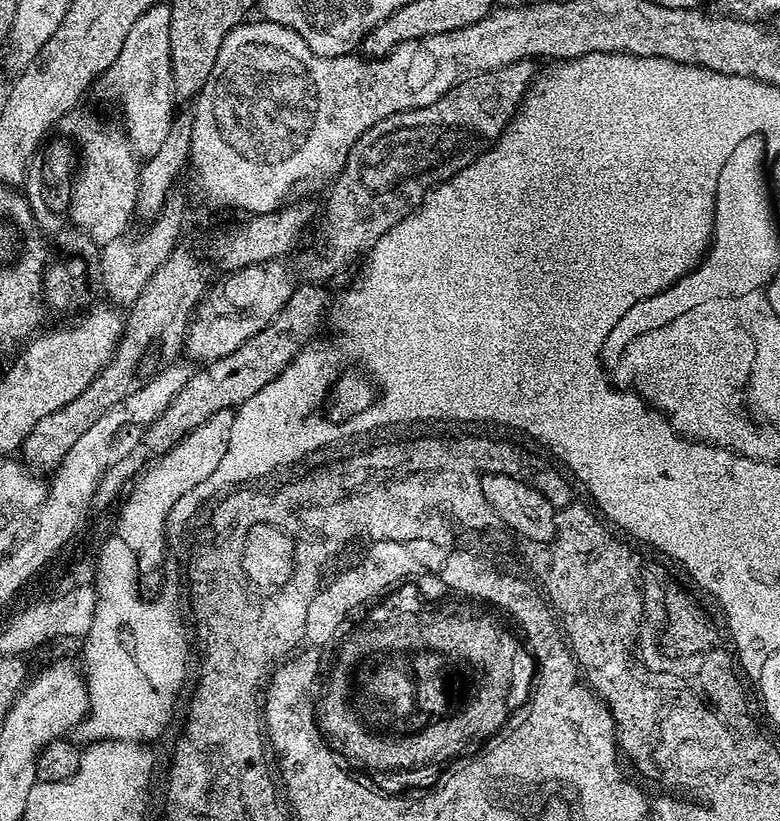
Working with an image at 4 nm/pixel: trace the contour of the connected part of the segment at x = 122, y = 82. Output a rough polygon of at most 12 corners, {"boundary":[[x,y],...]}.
{"boundary":[[170,14],[130,26],[102,85],[120,96],[137,157],[161,149],[174,115]]}

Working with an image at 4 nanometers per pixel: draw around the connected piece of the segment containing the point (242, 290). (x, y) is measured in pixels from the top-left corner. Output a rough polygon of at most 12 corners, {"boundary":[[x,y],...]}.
{"boundary":[[283,259],[229,271],[205,291],[189,361],[234,354],[294,291]]}

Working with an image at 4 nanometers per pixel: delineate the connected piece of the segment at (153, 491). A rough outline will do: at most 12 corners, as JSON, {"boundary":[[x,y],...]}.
{"boundary":[[235,409],[218,410],[155,457],[127,491],[118,524],[144,560],[167,551],[173,503],[230,450]]}

